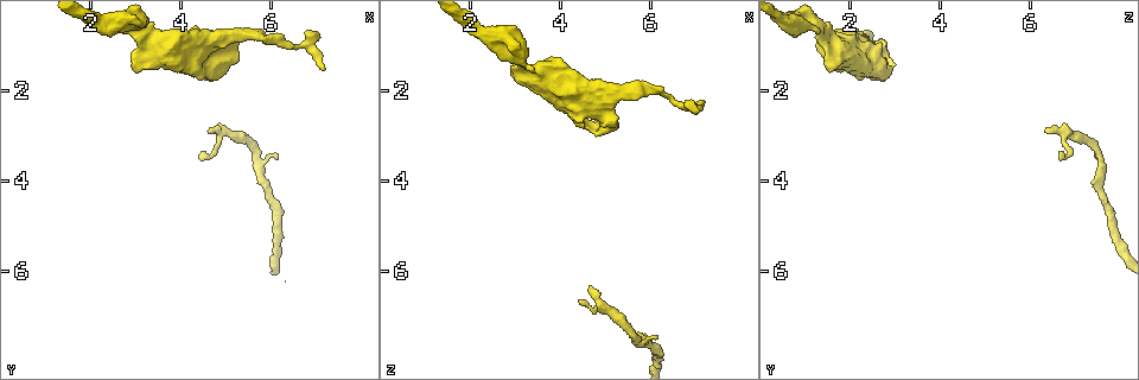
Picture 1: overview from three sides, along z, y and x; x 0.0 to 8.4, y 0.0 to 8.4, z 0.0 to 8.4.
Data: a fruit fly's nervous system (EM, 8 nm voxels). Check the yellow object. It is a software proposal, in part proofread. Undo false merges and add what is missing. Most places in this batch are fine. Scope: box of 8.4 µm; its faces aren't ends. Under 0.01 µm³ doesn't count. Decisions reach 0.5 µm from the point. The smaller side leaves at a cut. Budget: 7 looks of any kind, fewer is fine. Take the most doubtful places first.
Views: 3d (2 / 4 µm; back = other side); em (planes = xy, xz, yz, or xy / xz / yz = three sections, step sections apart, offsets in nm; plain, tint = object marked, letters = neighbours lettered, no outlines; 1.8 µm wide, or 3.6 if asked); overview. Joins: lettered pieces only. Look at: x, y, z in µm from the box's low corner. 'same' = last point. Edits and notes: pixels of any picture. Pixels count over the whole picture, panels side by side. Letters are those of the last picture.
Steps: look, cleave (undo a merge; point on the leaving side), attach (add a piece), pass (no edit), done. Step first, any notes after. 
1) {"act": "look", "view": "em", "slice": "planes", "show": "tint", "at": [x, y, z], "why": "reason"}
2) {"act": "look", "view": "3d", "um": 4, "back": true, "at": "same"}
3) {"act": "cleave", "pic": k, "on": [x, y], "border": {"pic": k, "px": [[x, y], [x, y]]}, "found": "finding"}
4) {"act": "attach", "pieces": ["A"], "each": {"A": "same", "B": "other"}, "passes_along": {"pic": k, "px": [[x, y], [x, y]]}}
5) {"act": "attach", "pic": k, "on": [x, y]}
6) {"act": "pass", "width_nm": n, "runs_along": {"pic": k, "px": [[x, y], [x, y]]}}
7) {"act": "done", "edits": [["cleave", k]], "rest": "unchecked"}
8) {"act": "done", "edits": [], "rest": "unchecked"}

{"act": "look", "view": "3d", "um": 4, "back": true, "at": [3.25, 0.85, 1.45], "why": "thick turns thin"}

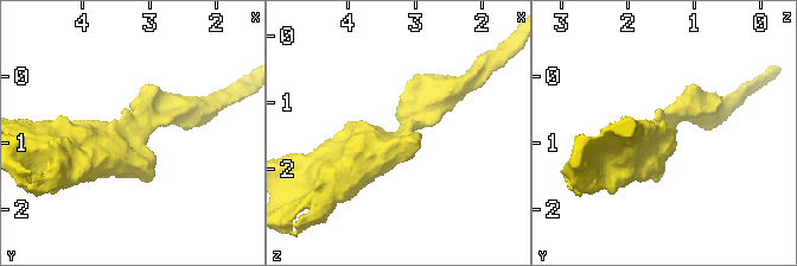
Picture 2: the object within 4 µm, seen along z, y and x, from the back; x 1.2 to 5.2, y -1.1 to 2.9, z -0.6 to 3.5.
{"act": "look", "view": "em", "um": 3.6, "slice": "planes", "show": "letters", "at": [3.25, 0.80, 1.50], "arm_widths_nm": [300, 650], "why": "need the tissue"}

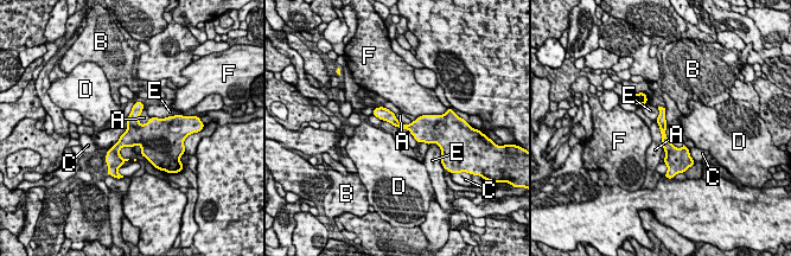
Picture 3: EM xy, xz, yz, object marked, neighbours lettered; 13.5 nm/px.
{"act": "pass", "each": {"A": "other", "B": "other", "C": "other", "D": "other", "E": "other", "F": "other"}, "border": {"pic": 3, "px": [[655, 121], [659, 128], [663, 147]]}, "found": "all the same neuron"}

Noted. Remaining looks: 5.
{"act": "look", "view": "em", "slice": "planes", "show": "tint", "at": [4.65, 2.90, 6.25], "why": "tapers out"}

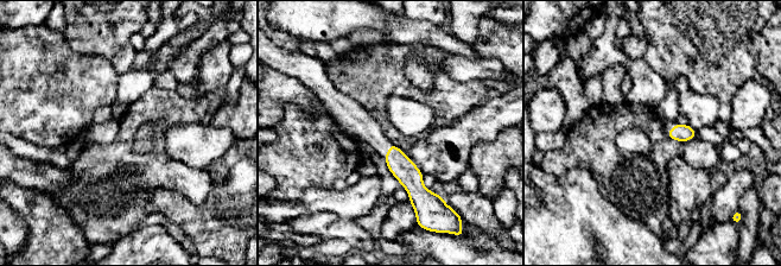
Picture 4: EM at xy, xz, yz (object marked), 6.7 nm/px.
{"act": "look", "view": "em", "slice": "planes", "show": "letters", "at": "same"}

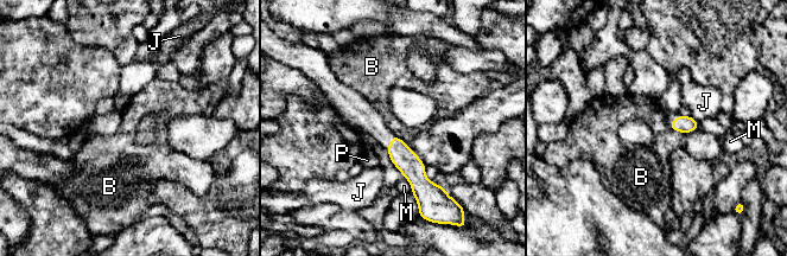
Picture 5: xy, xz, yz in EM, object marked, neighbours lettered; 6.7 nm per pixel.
{"act": "pass", "width_nm": 110, "each": {"B": "other", "J": "other", "M": "other", "P": "other"}, "border": {"pic": 5, "px": [[667, 123], [673, 129], [685, 134]]}, "found": "no lettered piece goes on from it"}

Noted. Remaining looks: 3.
{"act": "look", "view": "em", "slice": "planes", "show": "letters", "at": [6.75, 1.00, 2.40], "why": "thick turns thin"}

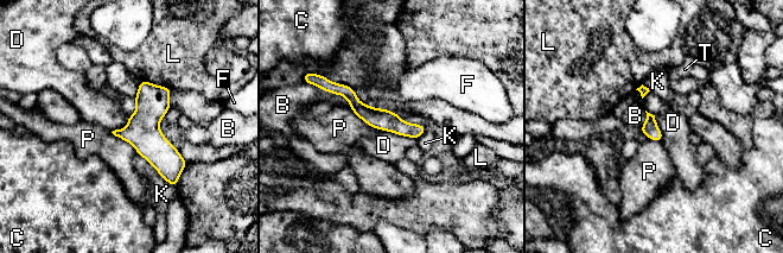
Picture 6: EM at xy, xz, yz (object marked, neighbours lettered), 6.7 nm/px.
{"act": "pass", "width_nm": 110, "each": {"B": "other", "C": "other", "D": "other", "F": "other", "K": "other", "L": "other", "P": "other", "T": "other"}, "runs_along": {"pic": 6, "px": [[142, 83], [147, 139], [173, 182]]}, "found": "one neuron here"}

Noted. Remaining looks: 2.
{"act": "done", "edits": [], "rest": "unchecked"}

